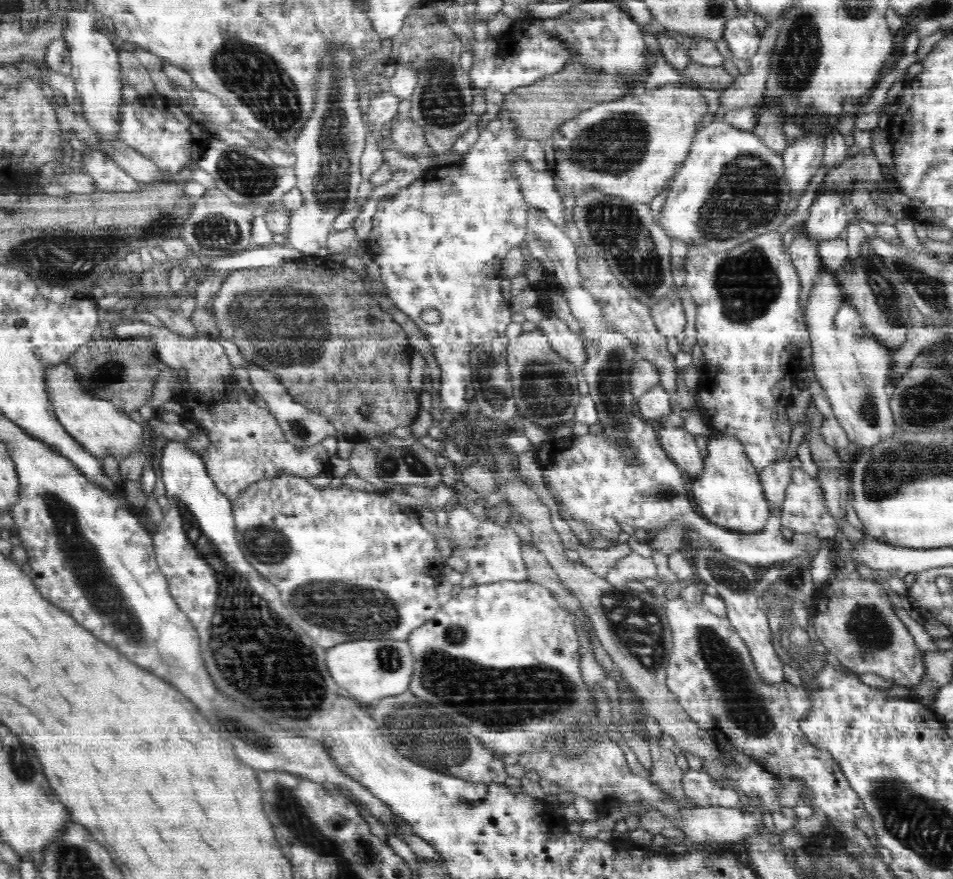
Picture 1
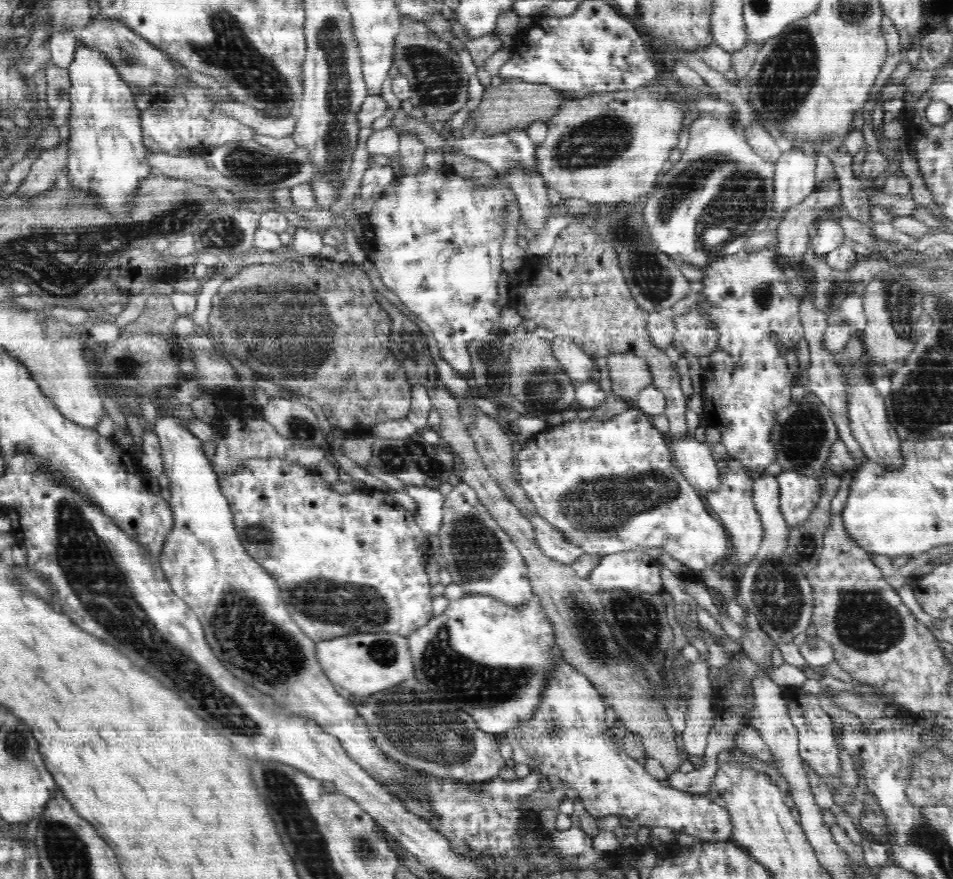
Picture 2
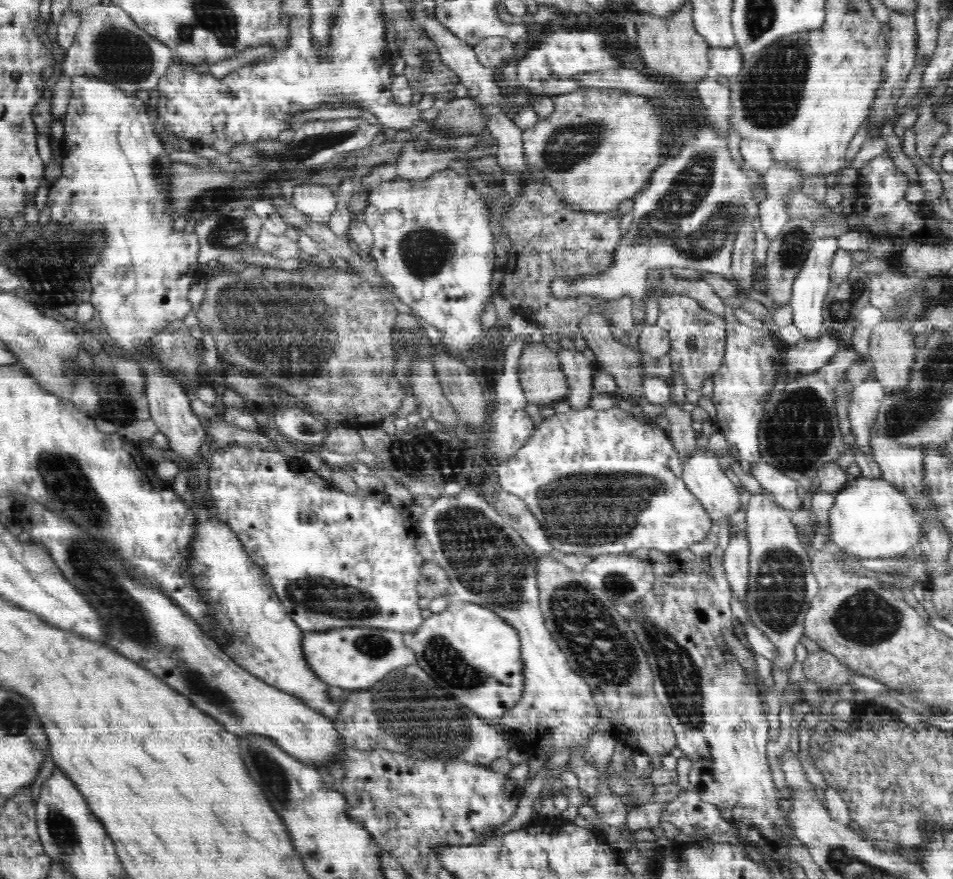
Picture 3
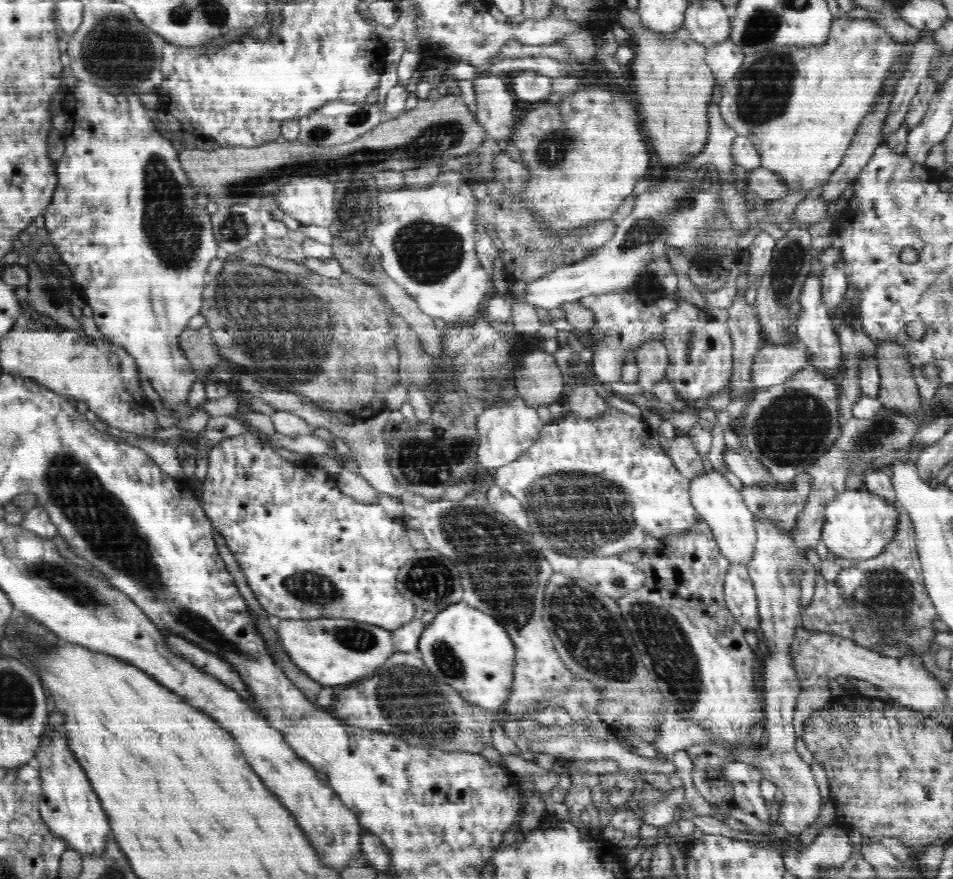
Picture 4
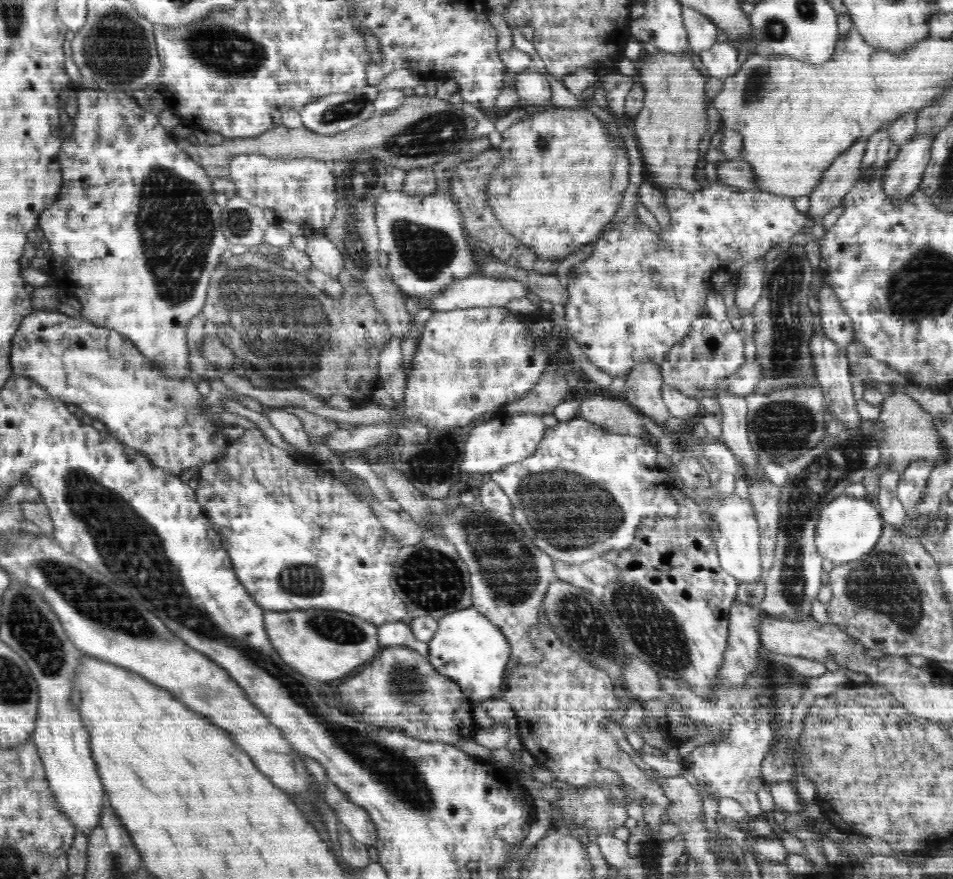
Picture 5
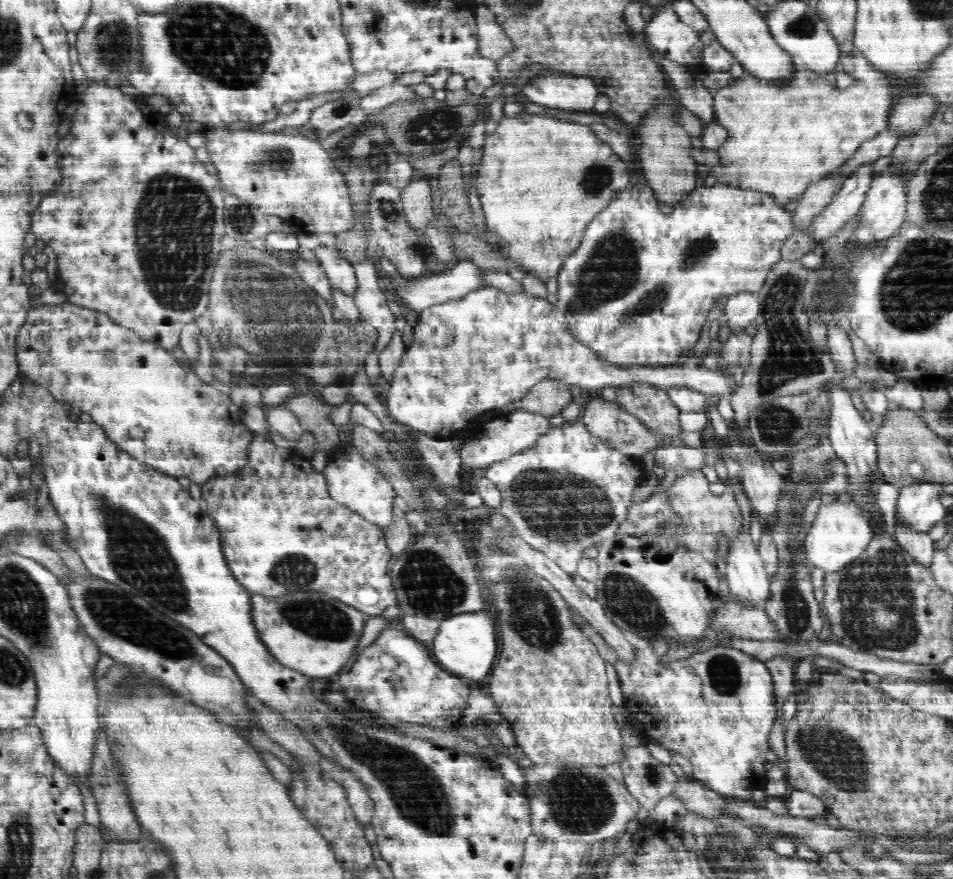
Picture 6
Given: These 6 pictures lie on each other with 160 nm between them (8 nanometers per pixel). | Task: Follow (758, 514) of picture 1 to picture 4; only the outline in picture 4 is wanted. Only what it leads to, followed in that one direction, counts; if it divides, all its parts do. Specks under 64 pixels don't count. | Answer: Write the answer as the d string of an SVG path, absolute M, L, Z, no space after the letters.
M729 565L723 585L726 604L737 625L745 631L759 633L757 596L747 566Z

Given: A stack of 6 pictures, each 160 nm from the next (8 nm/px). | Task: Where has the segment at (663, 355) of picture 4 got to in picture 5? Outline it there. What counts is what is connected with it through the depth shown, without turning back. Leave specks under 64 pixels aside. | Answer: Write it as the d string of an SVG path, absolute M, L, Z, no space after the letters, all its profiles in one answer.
M649 362L640 363L630 370L626 376L624 387L626 390L622 400L638 410L642 415L662 425L671 413L661 397L663 386L661 365Z

